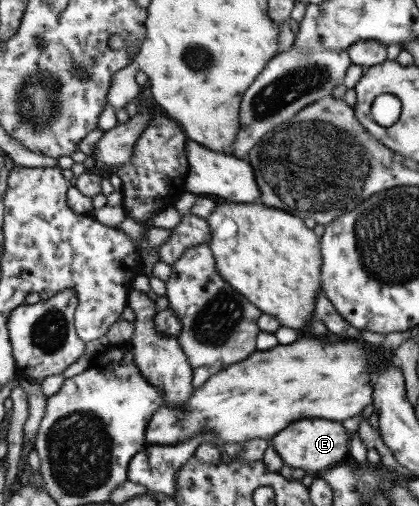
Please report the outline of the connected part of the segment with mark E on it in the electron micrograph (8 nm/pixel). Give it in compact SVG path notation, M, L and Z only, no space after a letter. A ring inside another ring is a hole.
M323 418L301 420L301 422L295 422L293 426L289 426L289 430L283 430L281 434L277 434L275 450L281 454L284 464L287 466L312 473L342 464L349 456L353 456L349 434L351 433L345 430L345 426L341 422L331 422L331 420L323 420Z

